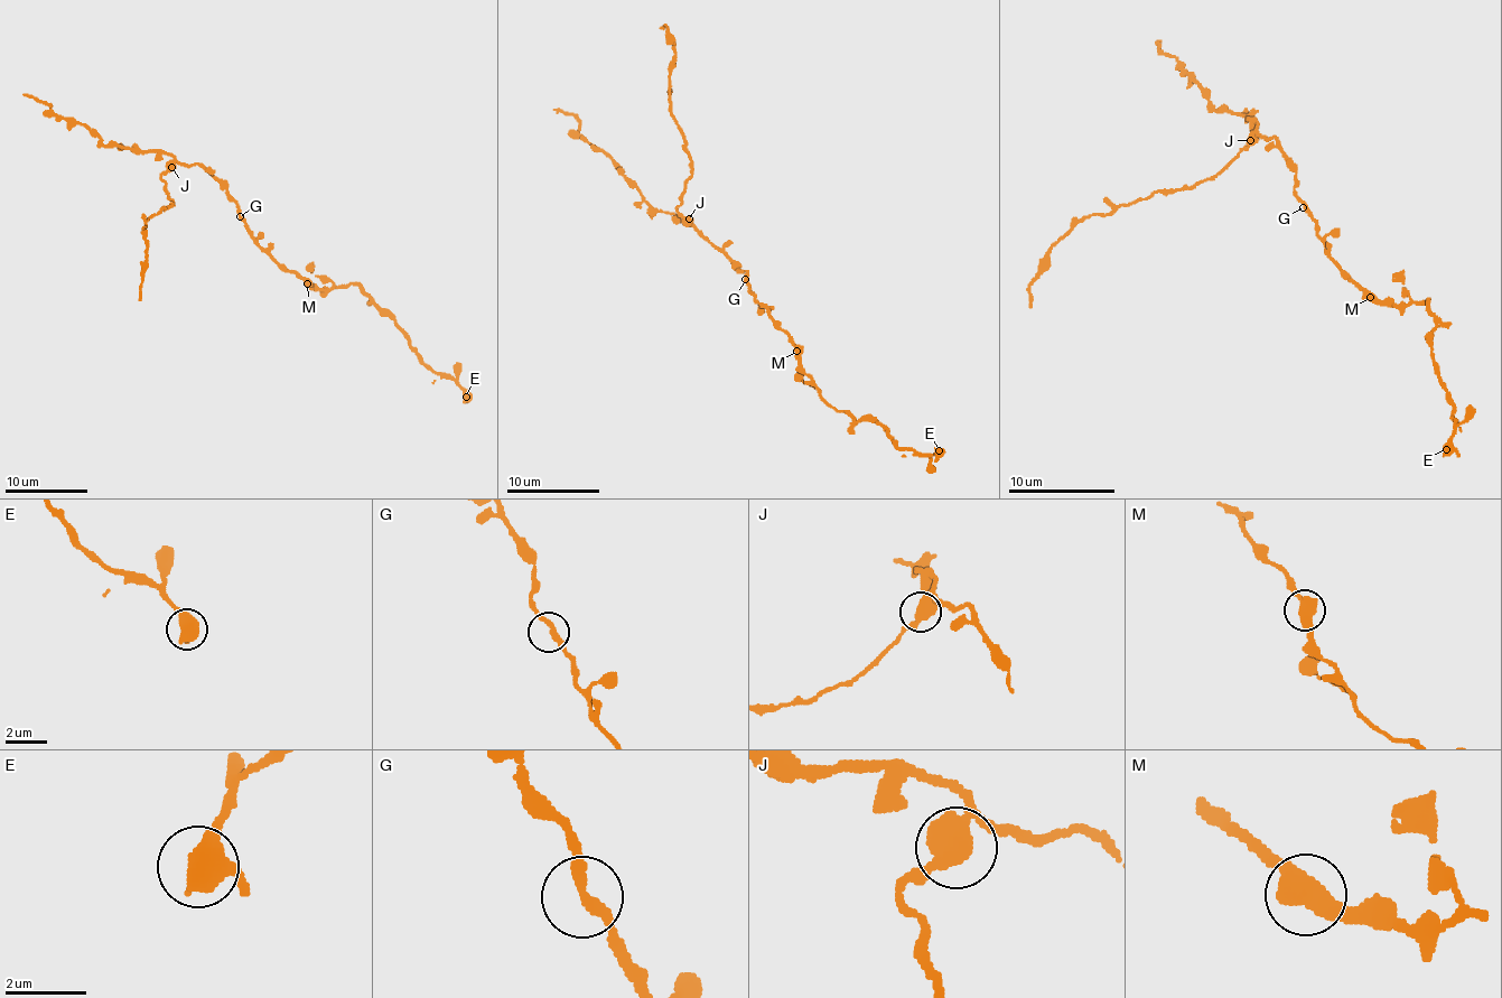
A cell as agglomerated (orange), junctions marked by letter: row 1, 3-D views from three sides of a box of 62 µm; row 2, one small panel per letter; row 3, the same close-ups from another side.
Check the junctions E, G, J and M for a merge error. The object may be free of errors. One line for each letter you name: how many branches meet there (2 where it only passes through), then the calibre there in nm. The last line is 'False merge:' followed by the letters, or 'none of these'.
J: 2 | 600 nm
False merge: J

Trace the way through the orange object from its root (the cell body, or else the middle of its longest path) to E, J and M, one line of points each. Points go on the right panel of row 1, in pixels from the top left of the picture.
E: (1306, 205), (1325, 251), (1353, 283), (1391, 302), (1428, 301), (1436, 323), (1431, 358), (1455, 421), (1446, 449)
J: (1306, 205), (1294, 188), (1295, 169), (1275, 139), (1257, 136), (1250, 141)
M: (1306, 205), (1325, 251), (1347, 278), (1370, 297)

